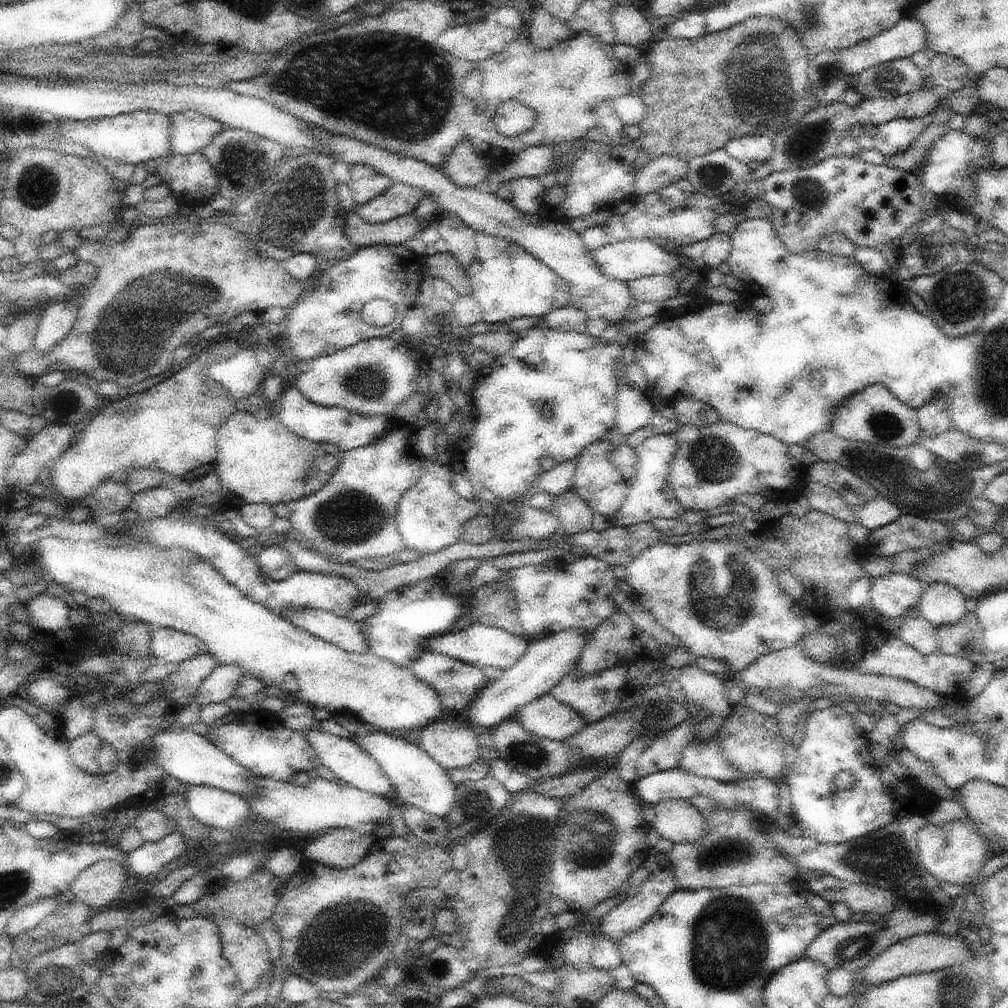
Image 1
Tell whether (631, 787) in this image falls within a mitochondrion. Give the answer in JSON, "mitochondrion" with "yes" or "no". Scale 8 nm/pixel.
{"mitochondrion":"no"}

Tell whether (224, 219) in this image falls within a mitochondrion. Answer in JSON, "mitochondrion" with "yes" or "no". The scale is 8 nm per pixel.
{"mitochondrion":"no"}

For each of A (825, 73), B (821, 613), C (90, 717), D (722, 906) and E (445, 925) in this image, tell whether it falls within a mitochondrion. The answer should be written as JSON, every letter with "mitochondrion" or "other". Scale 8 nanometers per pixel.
{"A":"mitochondrion","B":"other","C":"other","D":"mitochondrion","E":"other"}

